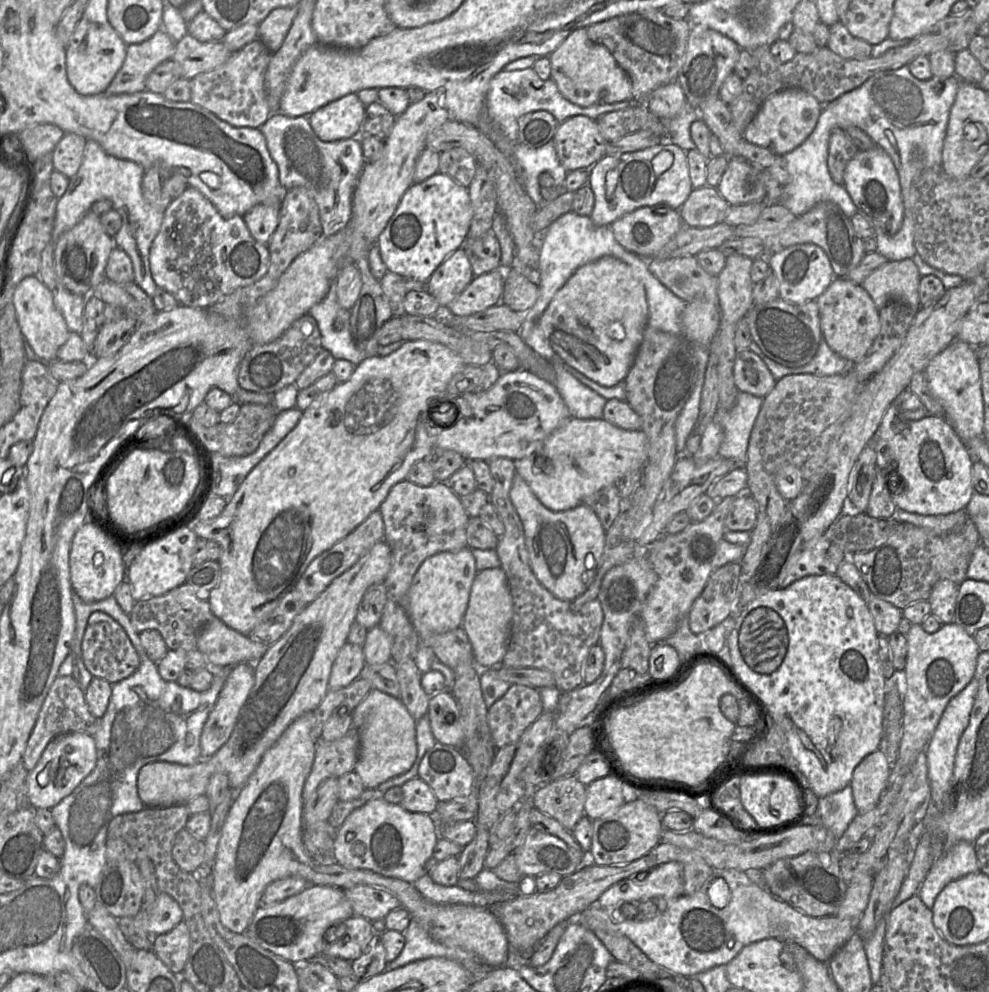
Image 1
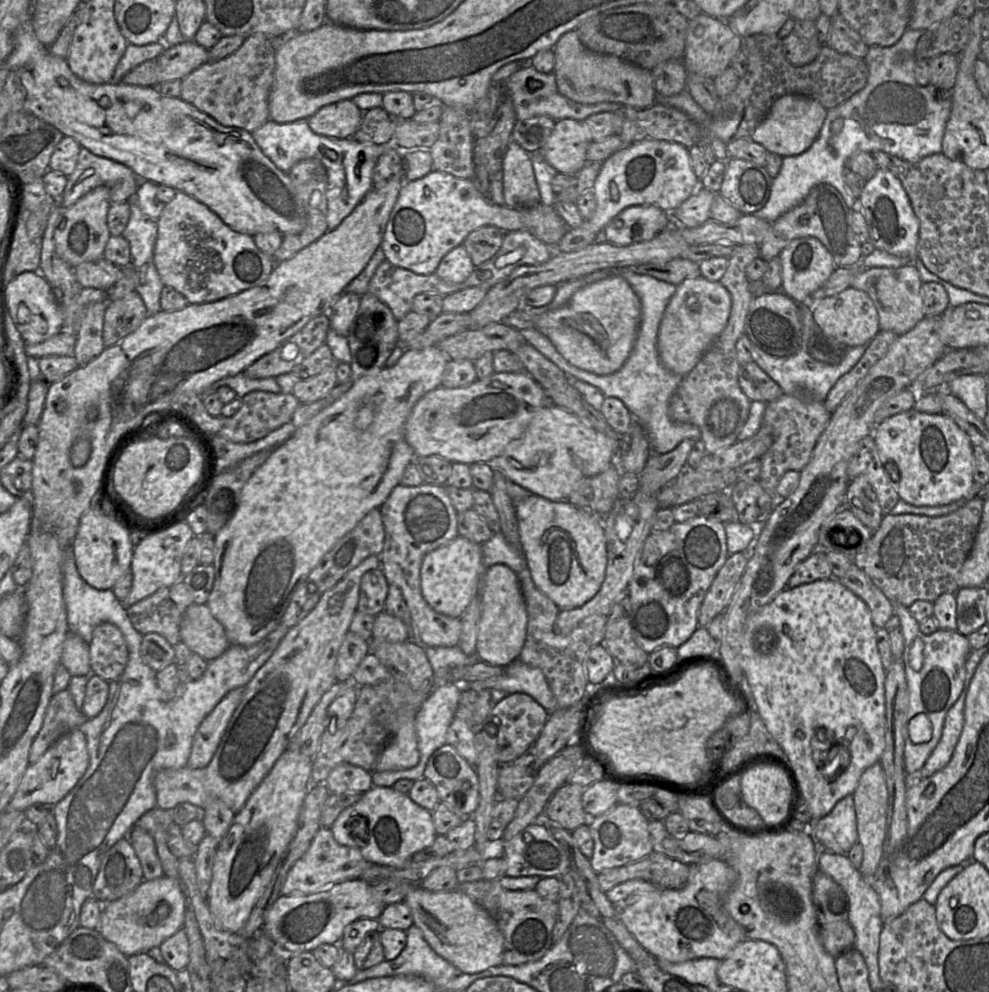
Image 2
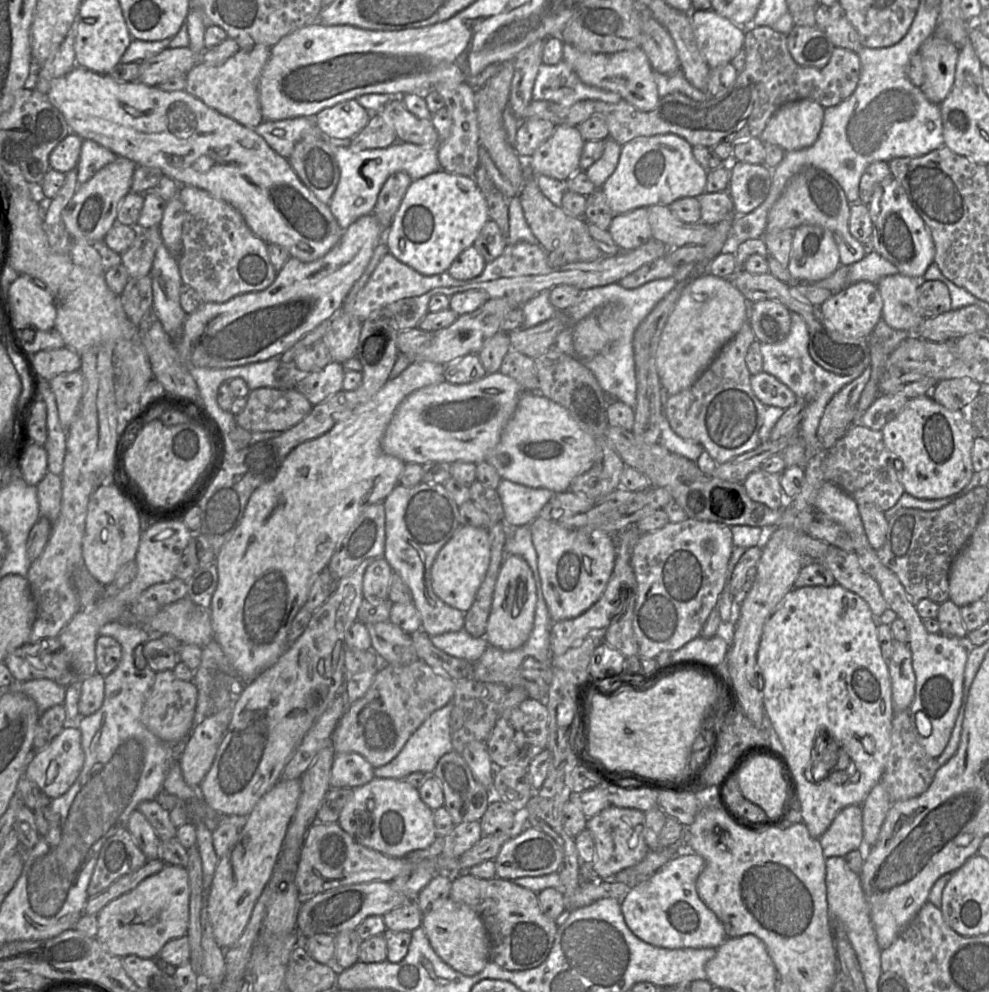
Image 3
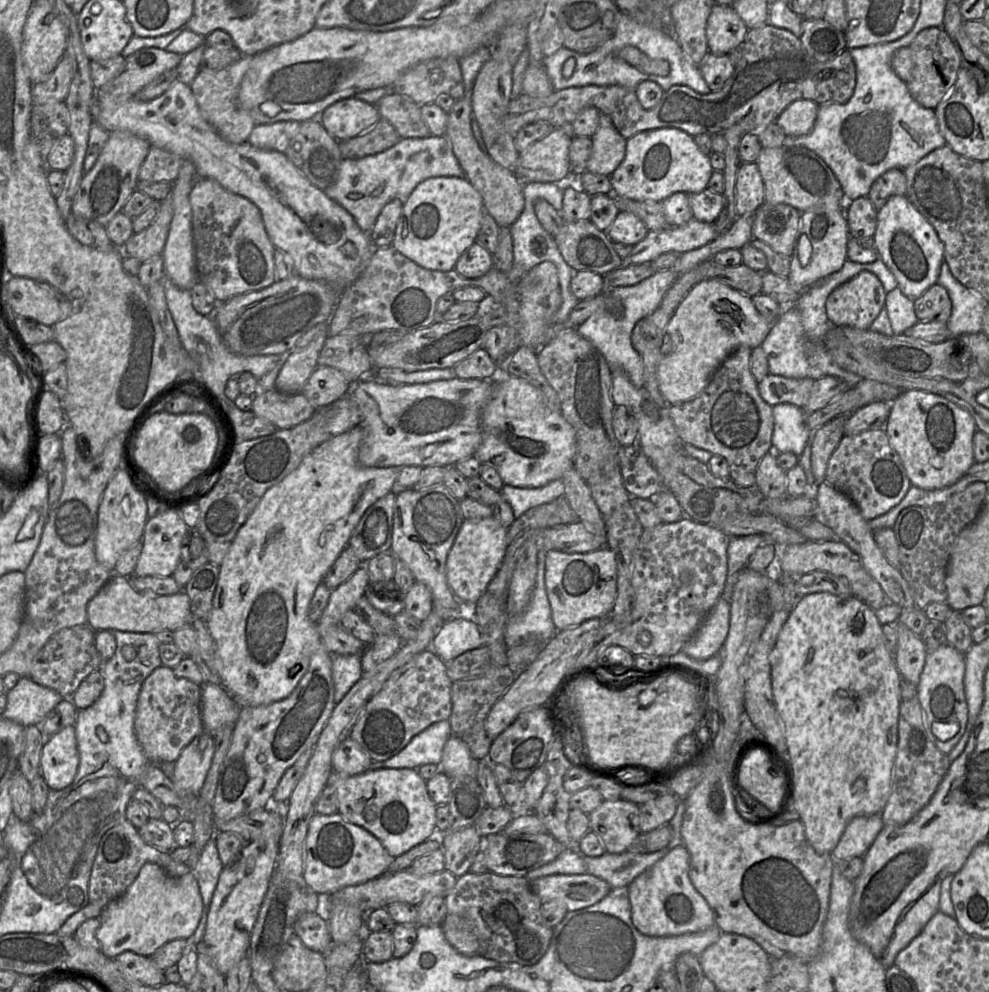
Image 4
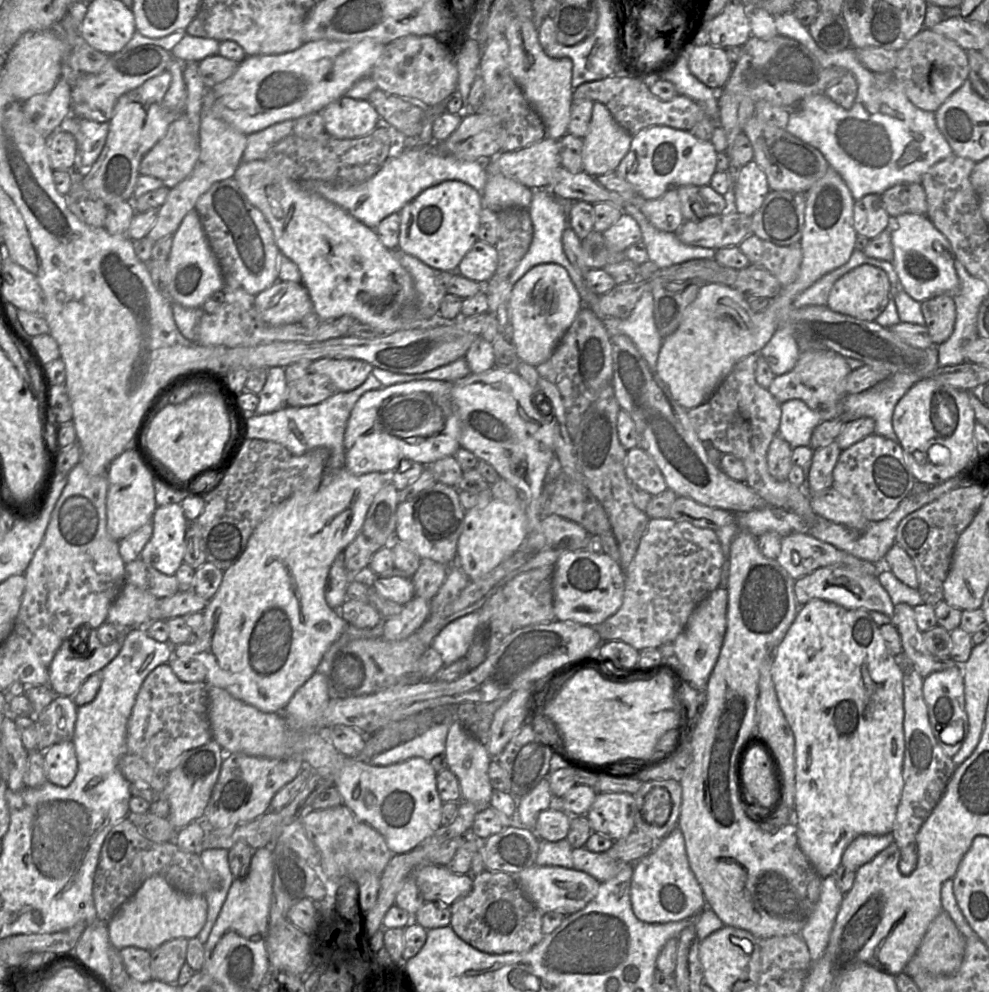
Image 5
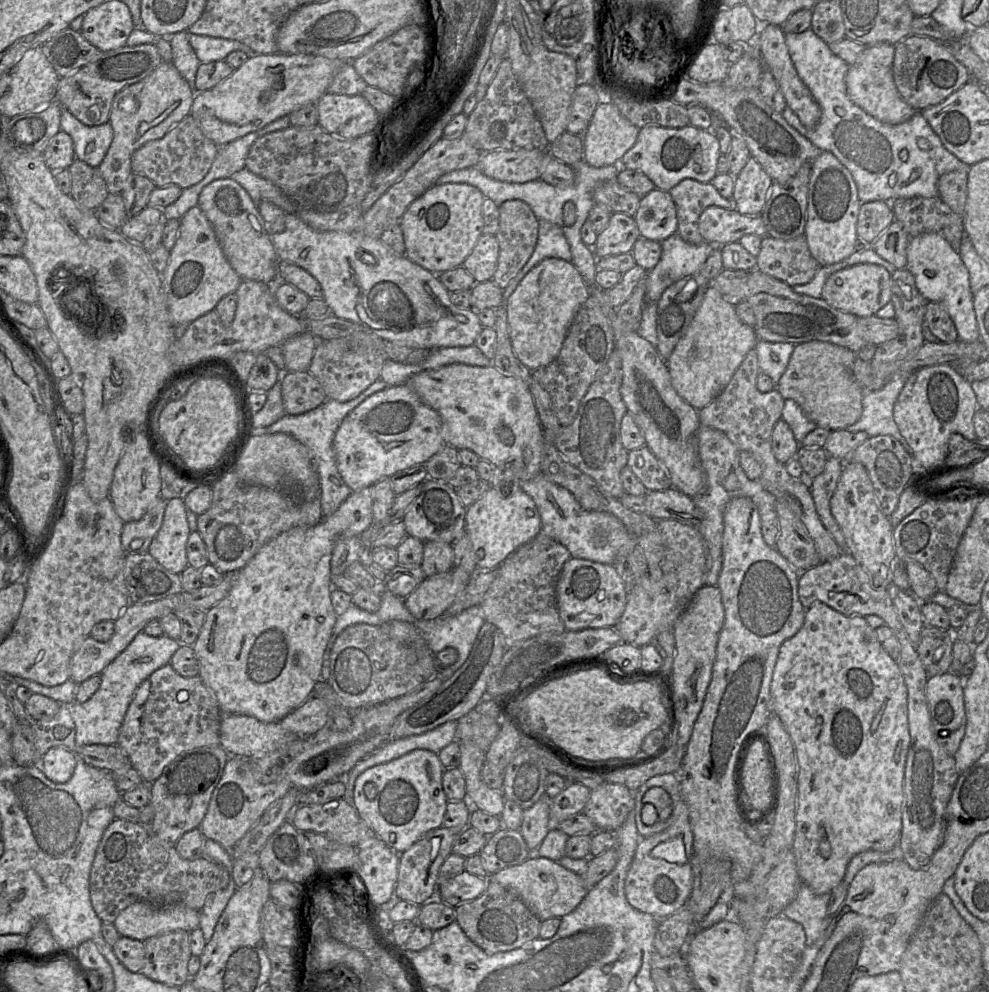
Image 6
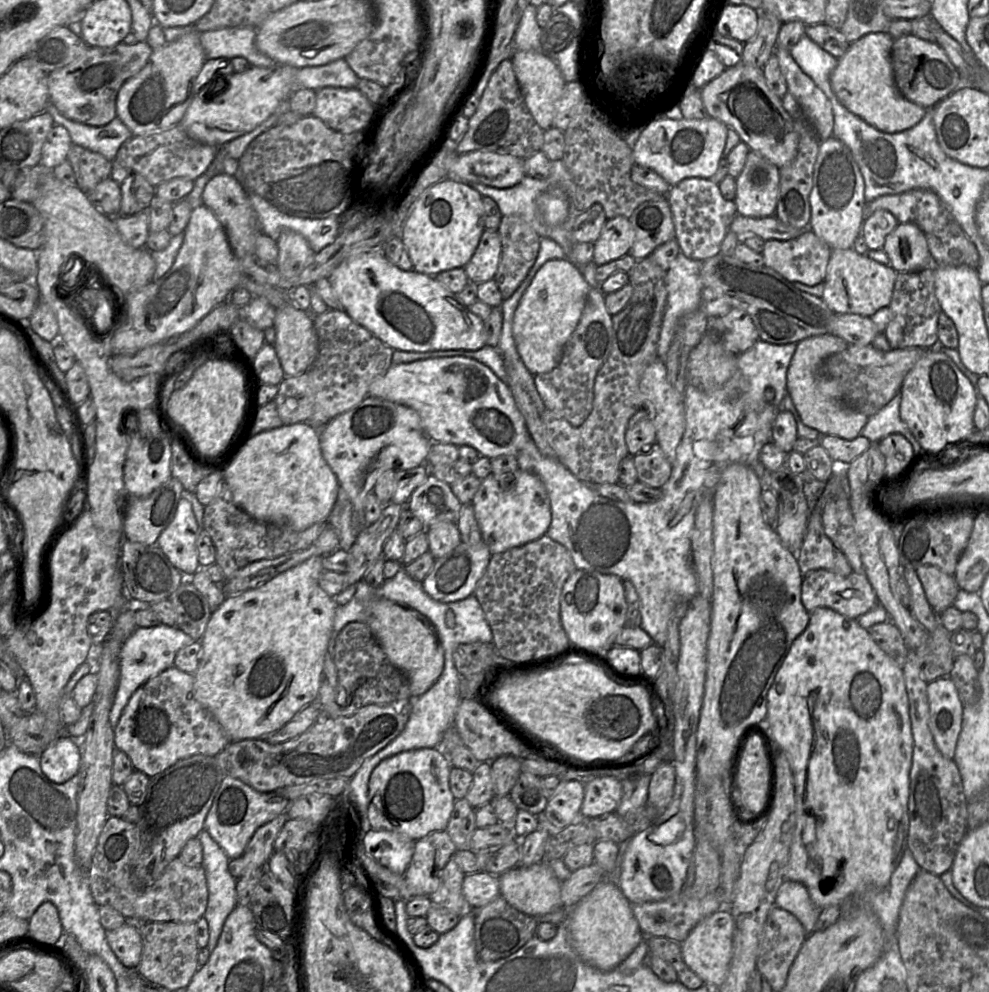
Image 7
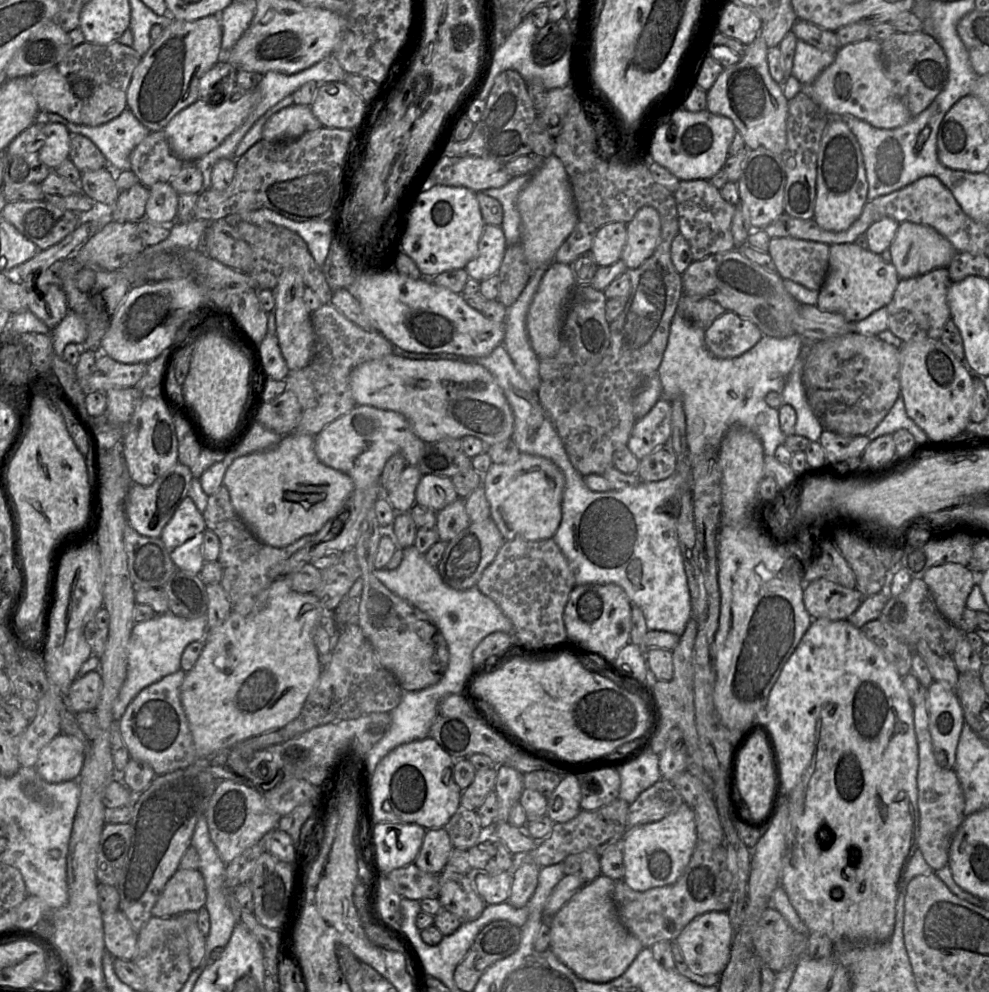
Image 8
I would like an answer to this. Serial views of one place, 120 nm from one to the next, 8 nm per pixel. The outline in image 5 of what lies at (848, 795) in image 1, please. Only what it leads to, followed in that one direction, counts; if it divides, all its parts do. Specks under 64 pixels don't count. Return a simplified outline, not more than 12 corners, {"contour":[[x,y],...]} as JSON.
{"contour":[[891,833],[860,835],[841,864],[856,871],[893,842]]}

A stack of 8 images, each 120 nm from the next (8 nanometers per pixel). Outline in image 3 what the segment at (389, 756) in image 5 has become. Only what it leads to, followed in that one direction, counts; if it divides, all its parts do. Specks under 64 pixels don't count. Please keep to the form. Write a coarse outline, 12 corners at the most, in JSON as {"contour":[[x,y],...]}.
{"contour":[[452,700],[433,712],[374,777],[432,775],[453,750]]}

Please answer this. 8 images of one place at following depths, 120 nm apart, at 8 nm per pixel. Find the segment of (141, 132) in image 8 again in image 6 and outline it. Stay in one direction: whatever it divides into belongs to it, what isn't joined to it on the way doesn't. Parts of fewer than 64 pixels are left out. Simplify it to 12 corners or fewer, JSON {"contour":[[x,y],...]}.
{"contour":[[65,108],[60,129],[76,159],[96,168],[113,140],[110,123],[87,126]]}

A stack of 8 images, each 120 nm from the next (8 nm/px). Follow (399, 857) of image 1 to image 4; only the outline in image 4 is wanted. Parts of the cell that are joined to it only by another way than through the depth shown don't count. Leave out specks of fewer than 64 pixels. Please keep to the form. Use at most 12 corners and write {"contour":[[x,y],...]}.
{"contour":[[417,769],[333,771],[338,813],[393,857],[437,835]]}

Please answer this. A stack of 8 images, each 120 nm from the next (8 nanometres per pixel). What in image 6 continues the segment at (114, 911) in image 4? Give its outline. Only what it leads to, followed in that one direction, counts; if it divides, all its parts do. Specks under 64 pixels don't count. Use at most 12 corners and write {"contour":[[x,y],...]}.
{"contour":[[135,902],[113,925],[145,941],[176,930],[191,932],[200,911],[185,905]]}

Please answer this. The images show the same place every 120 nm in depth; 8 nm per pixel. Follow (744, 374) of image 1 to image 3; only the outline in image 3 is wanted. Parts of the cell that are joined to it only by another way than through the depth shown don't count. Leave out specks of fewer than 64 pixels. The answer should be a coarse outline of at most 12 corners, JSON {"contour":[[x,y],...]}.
{"contour":[[764,371],[752,375],[754,394],[766,407],[797,401],[789,387]]}

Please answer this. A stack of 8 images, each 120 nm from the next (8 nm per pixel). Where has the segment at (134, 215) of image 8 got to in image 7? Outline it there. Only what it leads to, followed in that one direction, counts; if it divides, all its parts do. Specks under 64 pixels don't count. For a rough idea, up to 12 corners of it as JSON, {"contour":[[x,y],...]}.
{"contour":[[130,171],[120,187],[120,214],[147,209],[155,187]]}

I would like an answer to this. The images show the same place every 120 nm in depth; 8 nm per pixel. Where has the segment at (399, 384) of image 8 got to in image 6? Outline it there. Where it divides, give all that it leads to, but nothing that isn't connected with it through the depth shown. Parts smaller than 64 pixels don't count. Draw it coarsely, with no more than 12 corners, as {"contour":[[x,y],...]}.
{"contour":[[451,364],[407,385],[446,445],[521,481],[542,474],[529,387],[493,365]]}

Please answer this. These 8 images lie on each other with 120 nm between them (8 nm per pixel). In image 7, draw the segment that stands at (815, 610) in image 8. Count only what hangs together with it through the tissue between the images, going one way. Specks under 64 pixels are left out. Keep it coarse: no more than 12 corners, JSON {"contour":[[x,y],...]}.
{"contour":[[825,569],[803,577],[808,612],[827,607],[852,619],[878,604],[865,574]]}

